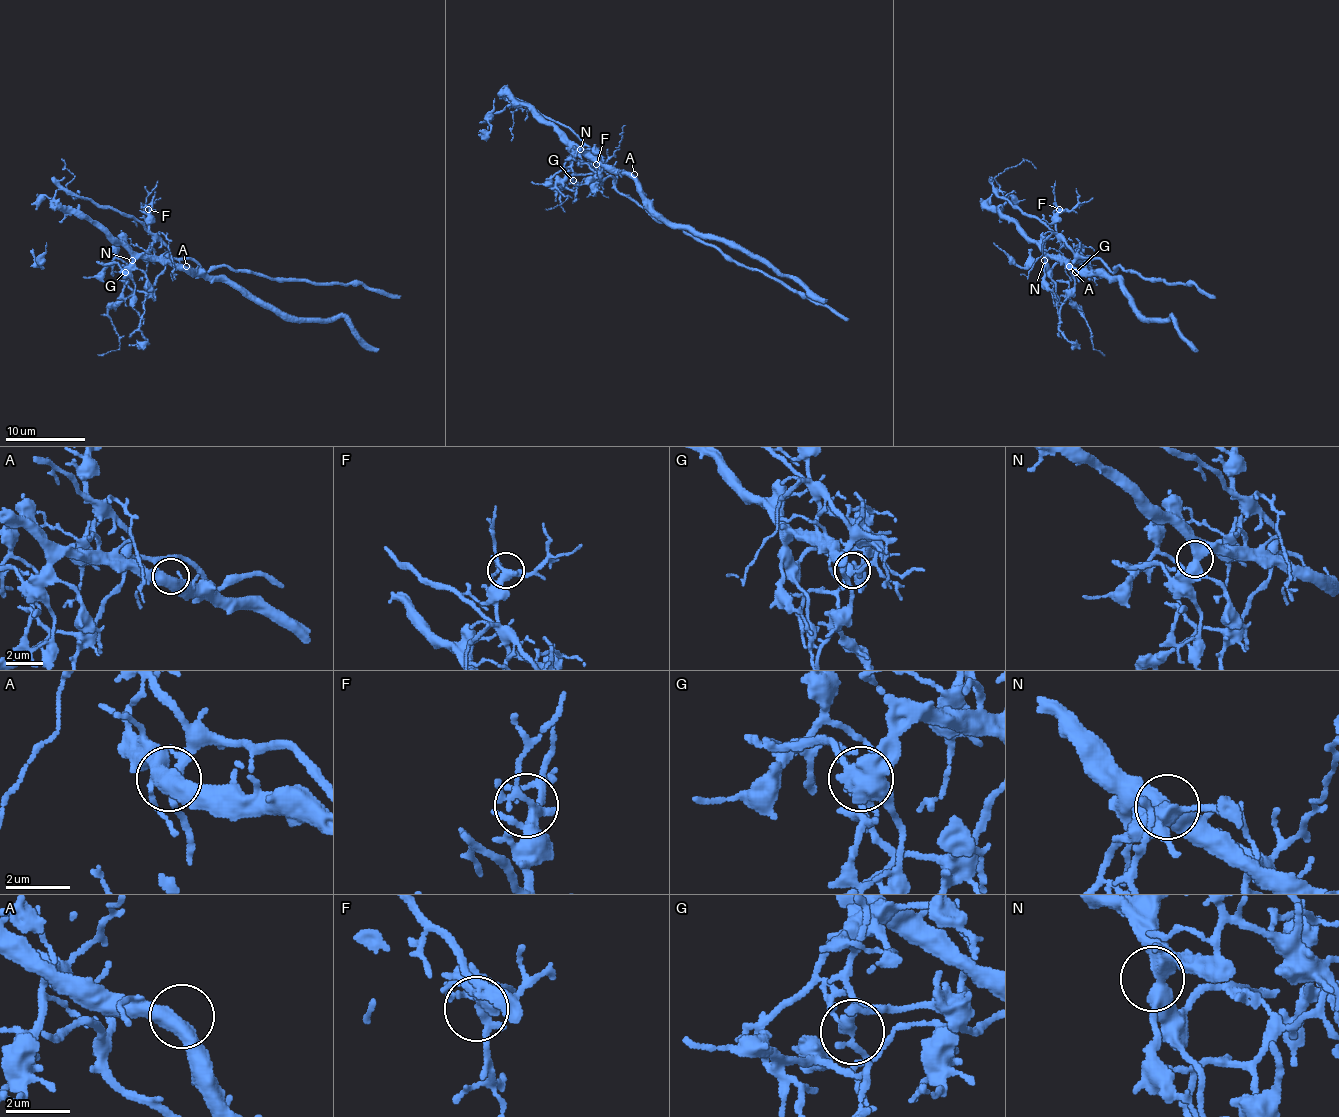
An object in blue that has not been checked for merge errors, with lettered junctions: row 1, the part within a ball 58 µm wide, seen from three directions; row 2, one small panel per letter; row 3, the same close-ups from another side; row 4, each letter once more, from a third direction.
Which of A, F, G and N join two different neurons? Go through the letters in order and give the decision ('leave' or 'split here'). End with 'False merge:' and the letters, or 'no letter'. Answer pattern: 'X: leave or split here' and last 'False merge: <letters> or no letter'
A: leave
F: leave
G: split here
N: leave
False merge: G

